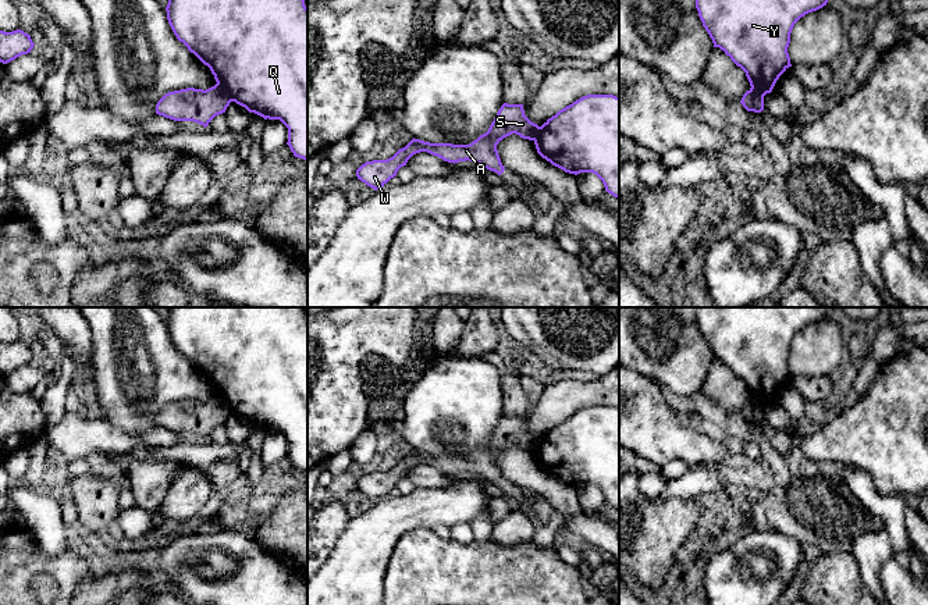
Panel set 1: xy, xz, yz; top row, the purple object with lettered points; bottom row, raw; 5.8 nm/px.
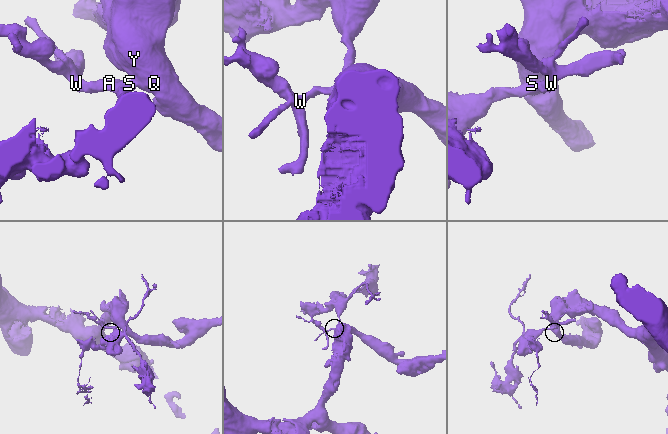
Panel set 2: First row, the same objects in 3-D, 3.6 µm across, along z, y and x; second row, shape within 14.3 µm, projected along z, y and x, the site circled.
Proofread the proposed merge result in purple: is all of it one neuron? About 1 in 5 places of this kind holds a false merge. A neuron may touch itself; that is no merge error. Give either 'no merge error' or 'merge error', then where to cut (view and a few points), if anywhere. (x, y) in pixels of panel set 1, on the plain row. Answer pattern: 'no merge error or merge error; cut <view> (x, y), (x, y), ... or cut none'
merge error; cut xy (217, 394), (233, 412)

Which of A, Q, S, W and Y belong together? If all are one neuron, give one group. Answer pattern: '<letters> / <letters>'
A S W / Q Y

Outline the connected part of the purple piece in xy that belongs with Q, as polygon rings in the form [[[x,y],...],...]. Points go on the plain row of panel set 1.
[[[168,307],[166,318],[168,335],[179,353],[193,364],[214,387],[216,394],[232,413],[264,431],[280,431],[288,439],[288,453],[295,469],[307,473],[307,318],[303,307]]]

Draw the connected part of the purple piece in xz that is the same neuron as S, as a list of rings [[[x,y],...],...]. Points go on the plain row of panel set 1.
[[[504,414],[498,421],[488,442],[469,456],[430,455],[412,451],[387,471],[366,473],[356,481],[356,488],[374,502],[383,499],[408,471],[420,463],[427,463],[448,474],[474,473],[484,480],[501,487],[505,478],[501,474],[497,456],[506,448],[516,445],[523,451],[534,452],[538,437],[531,434],[523,416]]]

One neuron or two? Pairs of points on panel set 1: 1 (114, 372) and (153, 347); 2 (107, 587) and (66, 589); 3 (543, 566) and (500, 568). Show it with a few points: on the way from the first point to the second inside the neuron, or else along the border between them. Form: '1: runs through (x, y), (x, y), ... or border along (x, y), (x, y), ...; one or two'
1: runs through (124, 372), (128, 372), (144, 356); one
2: border along (93, 573), (85, 577), (75, 590); two
3: runs through (532, 568), (511, 568); one

